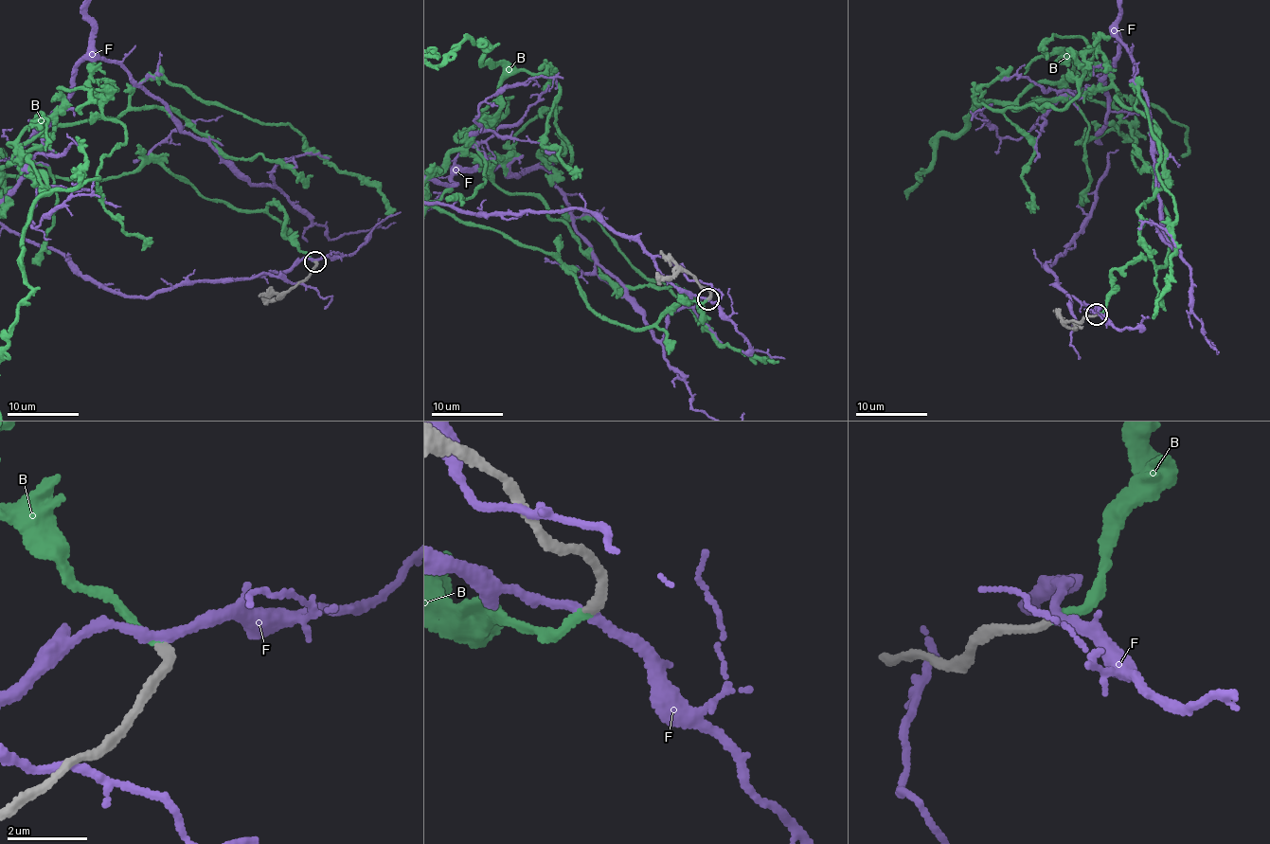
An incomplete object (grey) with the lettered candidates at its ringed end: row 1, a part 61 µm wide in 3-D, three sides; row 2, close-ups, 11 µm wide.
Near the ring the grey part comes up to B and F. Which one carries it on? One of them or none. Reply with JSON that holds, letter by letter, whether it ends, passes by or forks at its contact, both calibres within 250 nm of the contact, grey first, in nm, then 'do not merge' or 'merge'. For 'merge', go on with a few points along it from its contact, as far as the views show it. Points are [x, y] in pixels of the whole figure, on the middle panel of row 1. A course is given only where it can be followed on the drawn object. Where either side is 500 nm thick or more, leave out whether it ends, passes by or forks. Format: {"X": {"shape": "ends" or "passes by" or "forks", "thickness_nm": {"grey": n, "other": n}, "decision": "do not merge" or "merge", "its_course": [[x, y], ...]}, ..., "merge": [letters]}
{"B": {"shape": "ends", "thickness_nm": {"grey": 220, "other": 190}, "decision": "merge", "its_course": [[708, 299], [602, 319], [554, 257], [432, 206], [500, 108], [503, 67], [468, 38]]}, "F": {"shape": "passes by", "thickness_nm": {"grey": 220, "other": 240}, "decision": "do not merge"}, "merge": ["B"]}

